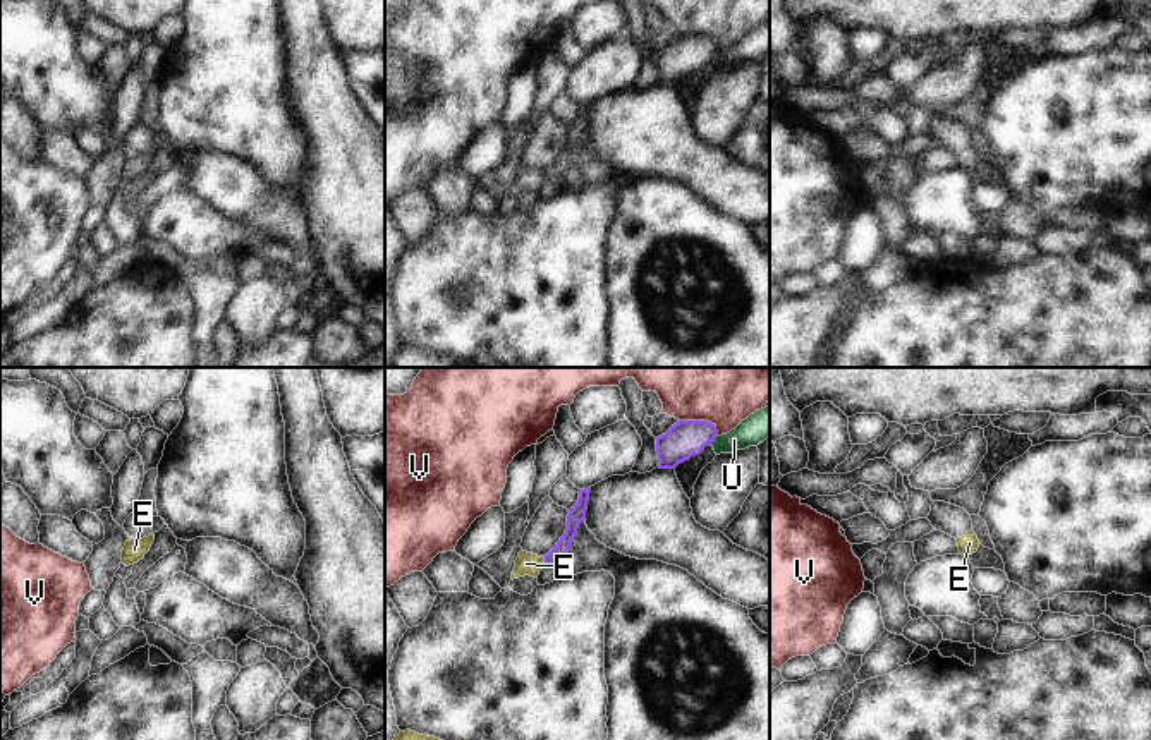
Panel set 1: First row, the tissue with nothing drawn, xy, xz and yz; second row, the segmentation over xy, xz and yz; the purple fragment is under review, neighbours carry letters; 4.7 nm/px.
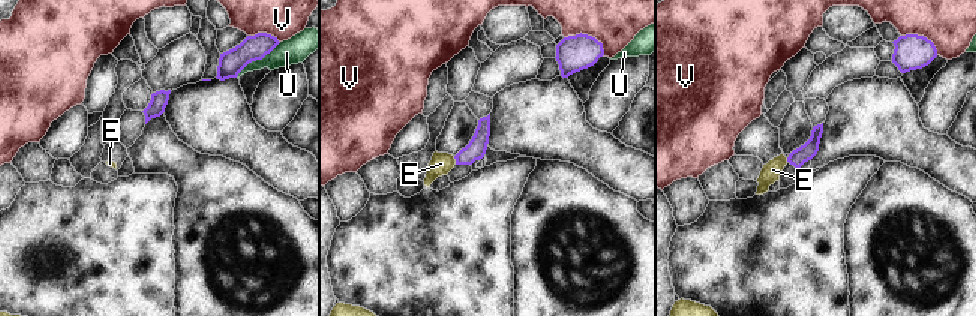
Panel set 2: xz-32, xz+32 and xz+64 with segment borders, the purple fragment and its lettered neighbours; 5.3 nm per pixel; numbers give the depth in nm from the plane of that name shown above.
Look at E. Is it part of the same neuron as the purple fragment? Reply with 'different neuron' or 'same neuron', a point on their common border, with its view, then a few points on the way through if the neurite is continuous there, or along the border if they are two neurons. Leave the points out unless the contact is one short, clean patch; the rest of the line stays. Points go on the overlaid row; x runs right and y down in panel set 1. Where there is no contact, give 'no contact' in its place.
different neuron | xz (545, 562) | along xz (543, 558), (545, 564)

